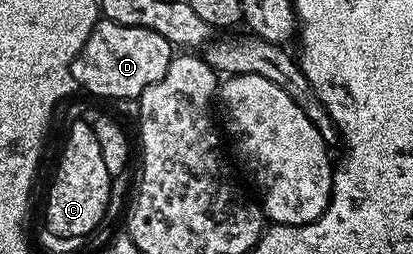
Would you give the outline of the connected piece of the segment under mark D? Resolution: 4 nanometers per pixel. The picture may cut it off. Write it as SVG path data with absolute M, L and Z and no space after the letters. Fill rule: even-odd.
M99 19L97 26L88 34L88 42L80 50L80 54L72 62L70 69L74 75L74 83L79 89L91 92L94 96L103 96L106 100L130 100L141 96L143 90L152 86L152 82L160 82L168 70L168 62L172 55L172 46L156 30L144 30L140 26L120 26L120 22Z

